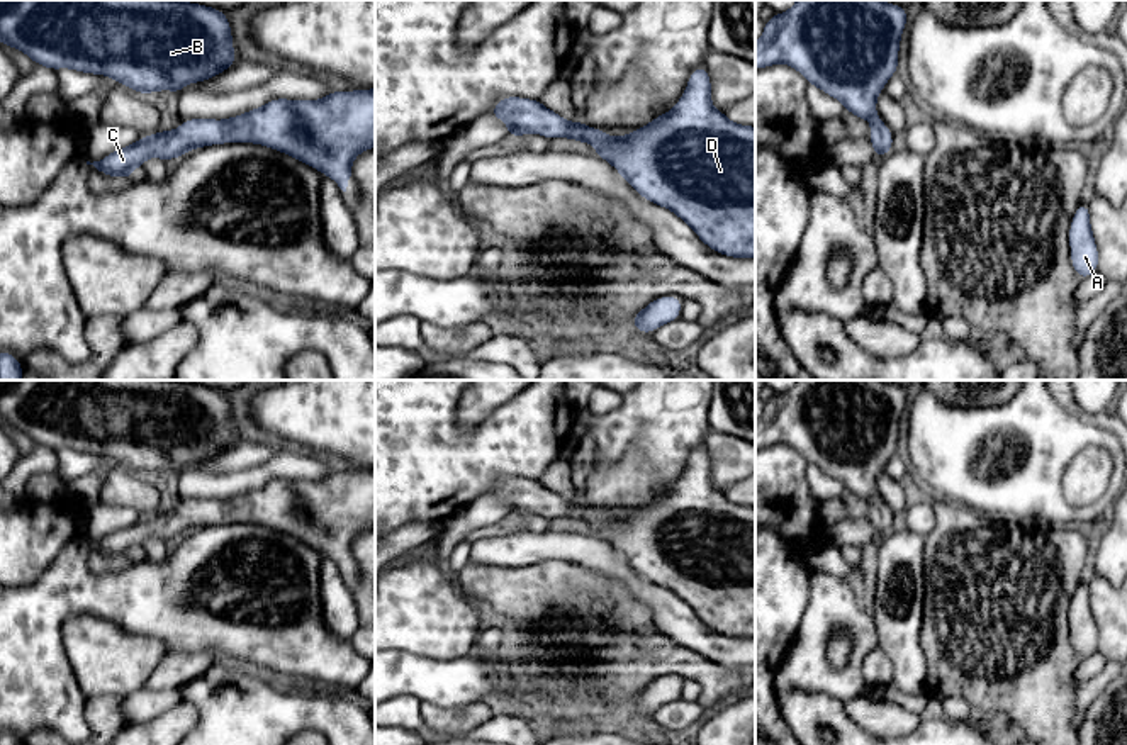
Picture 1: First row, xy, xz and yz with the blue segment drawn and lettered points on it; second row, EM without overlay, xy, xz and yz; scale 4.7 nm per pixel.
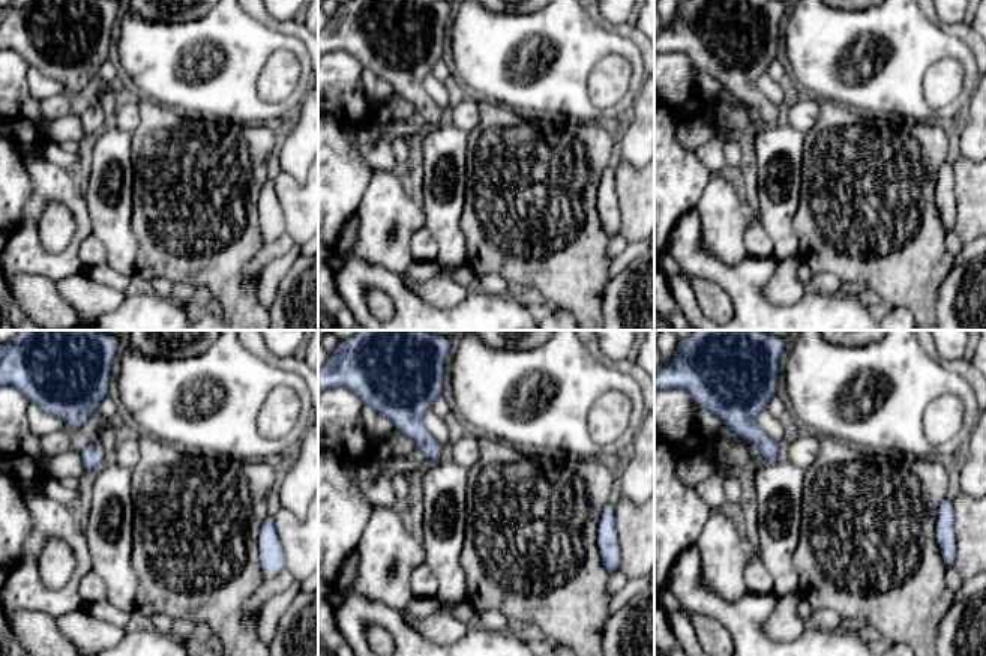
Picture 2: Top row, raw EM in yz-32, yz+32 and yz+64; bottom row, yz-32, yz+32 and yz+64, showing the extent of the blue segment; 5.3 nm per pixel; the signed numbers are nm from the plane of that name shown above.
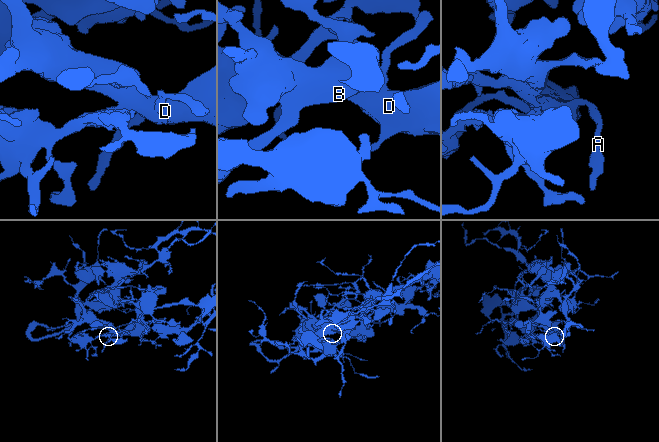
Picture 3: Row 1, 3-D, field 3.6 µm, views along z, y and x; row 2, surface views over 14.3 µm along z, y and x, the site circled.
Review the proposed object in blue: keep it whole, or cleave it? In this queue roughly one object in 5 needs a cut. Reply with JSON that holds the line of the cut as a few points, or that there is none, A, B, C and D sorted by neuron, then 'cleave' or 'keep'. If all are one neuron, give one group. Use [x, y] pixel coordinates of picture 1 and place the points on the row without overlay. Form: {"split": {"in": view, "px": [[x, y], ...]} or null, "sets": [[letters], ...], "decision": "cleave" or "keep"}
{"split": null, "sets": [["A", "B", "C", "D"]], "decision": "keep"}

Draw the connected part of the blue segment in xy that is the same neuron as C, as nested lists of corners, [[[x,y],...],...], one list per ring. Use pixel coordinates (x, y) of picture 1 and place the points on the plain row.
[[[375,468],[351,472],[333,470],[319,480],[273,479],[258,489],[224,501],[185,499],[178,509],[166,513],[156,511],[122,529],[112,531],[98,541],[87,541],[87,545],[93,545],[107,557],[132,558],[132,550],[141,548],[151,536],[168,541],[202,526],[226,523],[255,523],[285,533],[333,558],[346,572],[348,562],[353,557],[353,540],[360,533],[375,528]]]

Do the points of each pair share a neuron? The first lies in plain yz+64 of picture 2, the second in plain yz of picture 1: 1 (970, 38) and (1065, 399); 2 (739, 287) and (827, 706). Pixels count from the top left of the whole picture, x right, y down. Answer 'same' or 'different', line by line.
1: same
2: same

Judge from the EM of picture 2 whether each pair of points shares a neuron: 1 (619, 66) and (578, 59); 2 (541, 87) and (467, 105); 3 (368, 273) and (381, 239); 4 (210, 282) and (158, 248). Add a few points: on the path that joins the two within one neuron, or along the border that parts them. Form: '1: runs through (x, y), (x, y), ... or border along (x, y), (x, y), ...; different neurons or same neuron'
1: border along (629, 60), (607, 54), (589, 77), (589, 96); different neurons
2: border along (461, 90), (479, 99); different neurons
3: border along (356, 233), (353, 255), (395, 272), (405, 269); different neurons
4: runs through (197, 269), (176, 248), (171, 248); same neuron

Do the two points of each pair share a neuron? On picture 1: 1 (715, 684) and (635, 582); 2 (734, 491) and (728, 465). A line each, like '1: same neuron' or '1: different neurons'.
1: different neurons
2: different neurons

